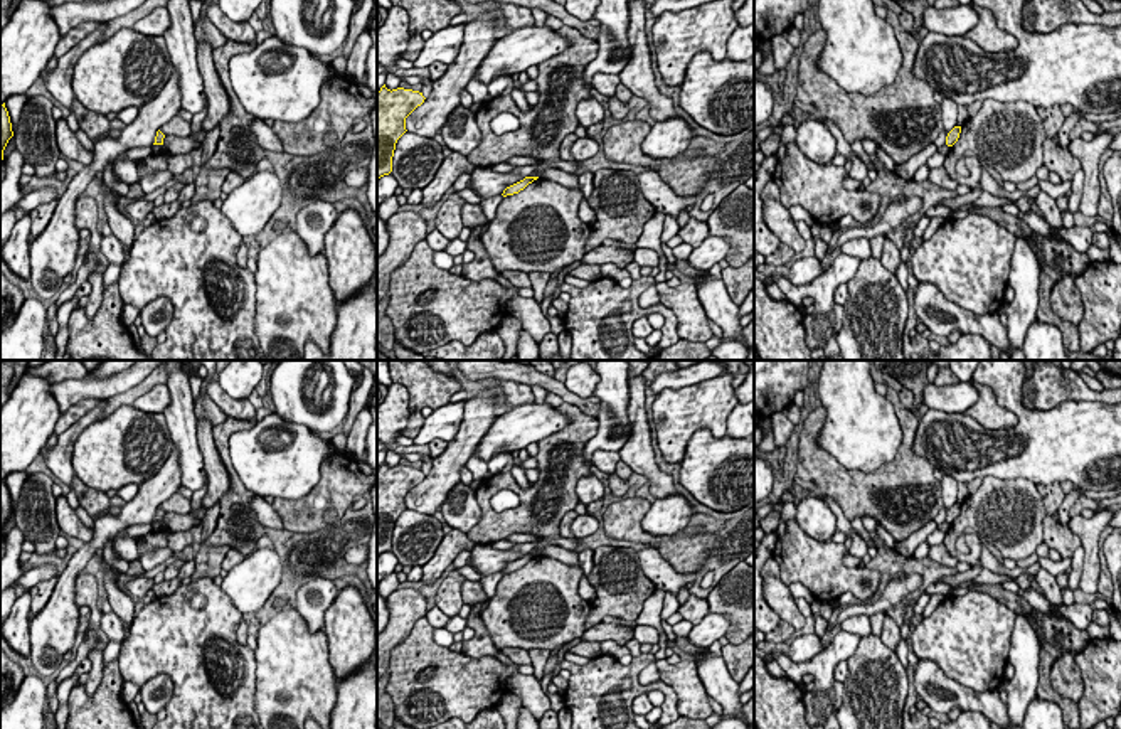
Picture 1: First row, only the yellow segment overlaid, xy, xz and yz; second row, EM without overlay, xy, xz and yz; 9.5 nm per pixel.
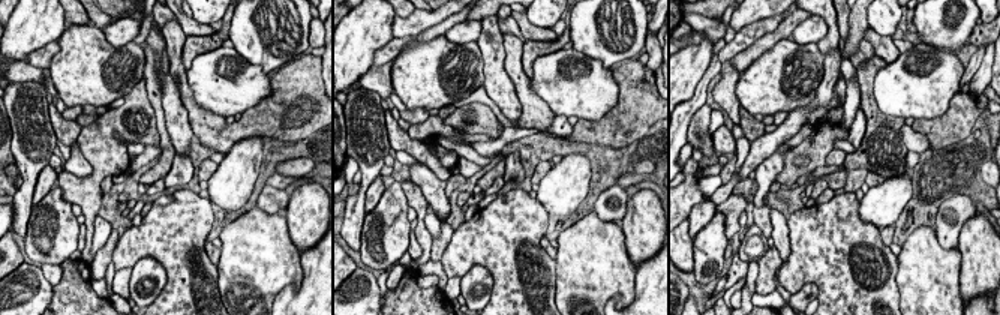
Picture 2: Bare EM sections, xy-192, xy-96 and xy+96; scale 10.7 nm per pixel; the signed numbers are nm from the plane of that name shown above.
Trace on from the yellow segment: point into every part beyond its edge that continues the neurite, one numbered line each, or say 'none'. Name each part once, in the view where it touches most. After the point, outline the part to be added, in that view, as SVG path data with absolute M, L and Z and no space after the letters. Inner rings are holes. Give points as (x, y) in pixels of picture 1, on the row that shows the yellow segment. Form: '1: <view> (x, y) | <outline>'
none

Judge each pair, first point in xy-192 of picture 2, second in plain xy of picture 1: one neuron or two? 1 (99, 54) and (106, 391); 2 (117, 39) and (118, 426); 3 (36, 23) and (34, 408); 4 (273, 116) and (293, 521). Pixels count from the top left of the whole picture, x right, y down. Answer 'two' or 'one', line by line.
1: two
2: two
3: one
4: one

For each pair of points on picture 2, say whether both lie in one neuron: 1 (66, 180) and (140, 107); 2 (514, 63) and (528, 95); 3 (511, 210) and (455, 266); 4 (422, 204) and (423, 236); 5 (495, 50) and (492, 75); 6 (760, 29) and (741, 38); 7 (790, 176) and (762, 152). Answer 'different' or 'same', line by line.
1: same
2: same
3: same
4: same
5: same
6: same
7: different

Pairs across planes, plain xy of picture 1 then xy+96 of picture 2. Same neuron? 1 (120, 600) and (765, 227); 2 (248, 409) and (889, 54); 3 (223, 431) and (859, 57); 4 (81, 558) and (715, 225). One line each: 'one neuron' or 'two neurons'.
1: two neurons
2: one neuron
3: two neurons
4: one neuron

